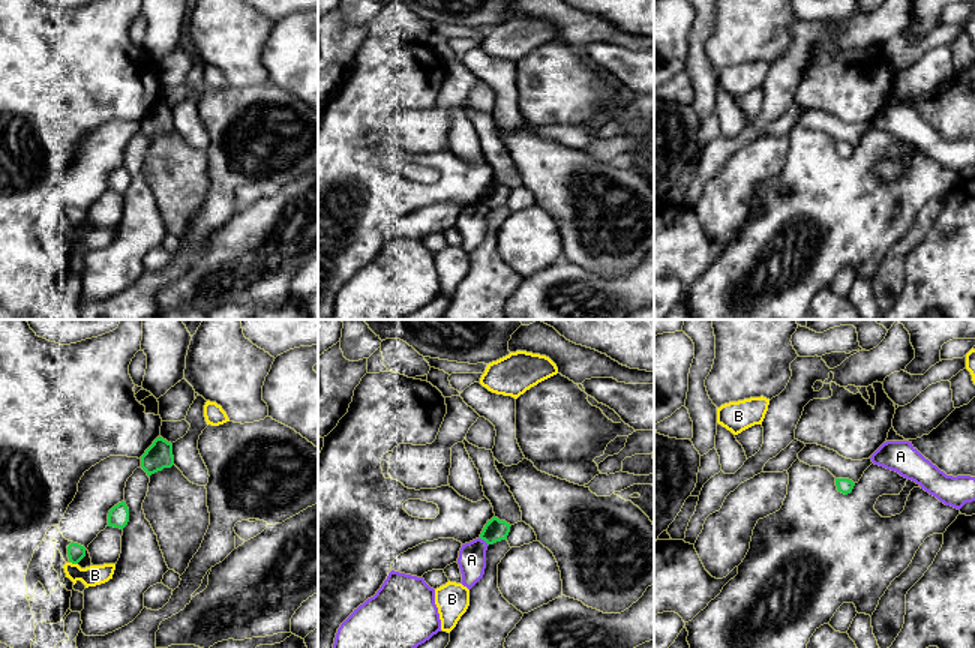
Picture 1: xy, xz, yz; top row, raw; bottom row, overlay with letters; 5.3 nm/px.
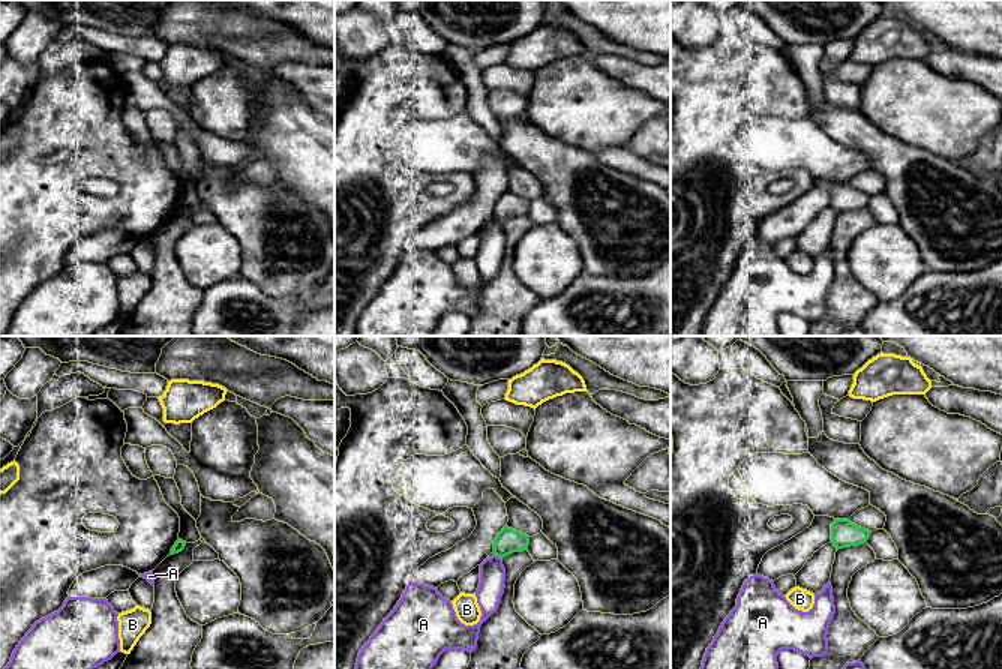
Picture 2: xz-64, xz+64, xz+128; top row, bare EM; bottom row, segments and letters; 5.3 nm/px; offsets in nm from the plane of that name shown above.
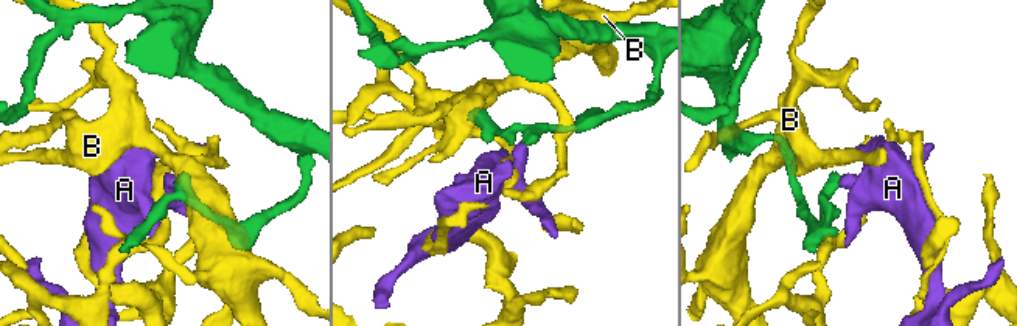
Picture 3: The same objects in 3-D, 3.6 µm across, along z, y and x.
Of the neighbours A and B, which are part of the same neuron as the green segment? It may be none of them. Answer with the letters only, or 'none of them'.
none of them

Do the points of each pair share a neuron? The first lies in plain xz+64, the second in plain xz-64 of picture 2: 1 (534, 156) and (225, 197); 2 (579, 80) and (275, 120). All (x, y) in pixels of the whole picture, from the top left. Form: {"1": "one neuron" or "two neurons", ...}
{"1": "one neuron", "2": "two neurons"}

